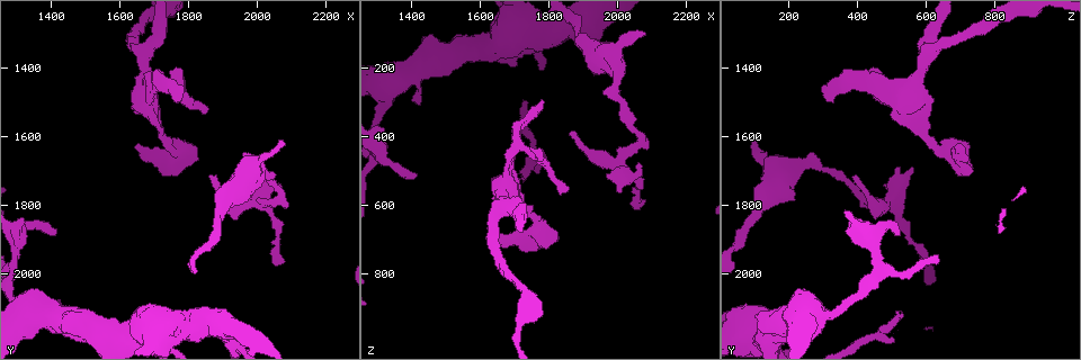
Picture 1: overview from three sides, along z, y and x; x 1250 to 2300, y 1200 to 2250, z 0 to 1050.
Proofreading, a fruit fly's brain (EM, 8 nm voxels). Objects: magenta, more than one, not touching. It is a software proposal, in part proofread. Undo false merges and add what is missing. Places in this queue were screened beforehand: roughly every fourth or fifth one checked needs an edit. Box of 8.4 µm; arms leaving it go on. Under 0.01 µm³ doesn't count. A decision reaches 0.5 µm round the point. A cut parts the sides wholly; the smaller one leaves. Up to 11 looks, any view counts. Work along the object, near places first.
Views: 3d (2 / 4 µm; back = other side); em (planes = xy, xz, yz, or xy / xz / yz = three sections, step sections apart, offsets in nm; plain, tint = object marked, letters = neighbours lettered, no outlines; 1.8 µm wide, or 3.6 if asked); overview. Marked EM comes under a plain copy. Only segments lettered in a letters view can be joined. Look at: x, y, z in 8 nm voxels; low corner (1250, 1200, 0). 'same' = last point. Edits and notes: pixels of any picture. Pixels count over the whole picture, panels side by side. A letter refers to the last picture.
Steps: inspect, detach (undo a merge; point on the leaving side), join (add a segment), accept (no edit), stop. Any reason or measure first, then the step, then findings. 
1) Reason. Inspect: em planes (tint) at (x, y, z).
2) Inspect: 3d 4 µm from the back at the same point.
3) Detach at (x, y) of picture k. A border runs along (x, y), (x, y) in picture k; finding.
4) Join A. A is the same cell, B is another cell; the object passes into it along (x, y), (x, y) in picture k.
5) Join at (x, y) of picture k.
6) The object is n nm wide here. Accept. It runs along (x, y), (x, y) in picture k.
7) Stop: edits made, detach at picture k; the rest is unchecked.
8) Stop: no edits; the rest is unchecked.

An open end. Inspect: 3d 4 µm at (1790, 1460, 290).

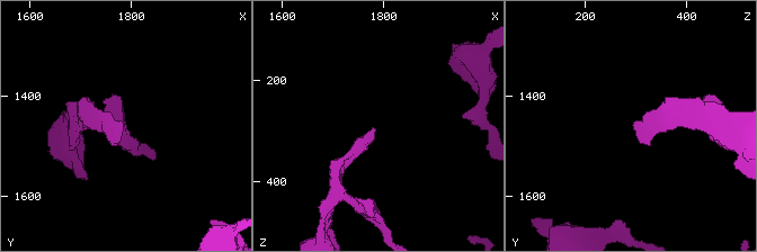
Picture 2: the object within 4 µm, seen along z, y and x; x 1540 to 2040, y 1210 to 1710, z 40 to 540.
Inspect: em 3.6 µm planes (letters) at (1785, 1460, 295).

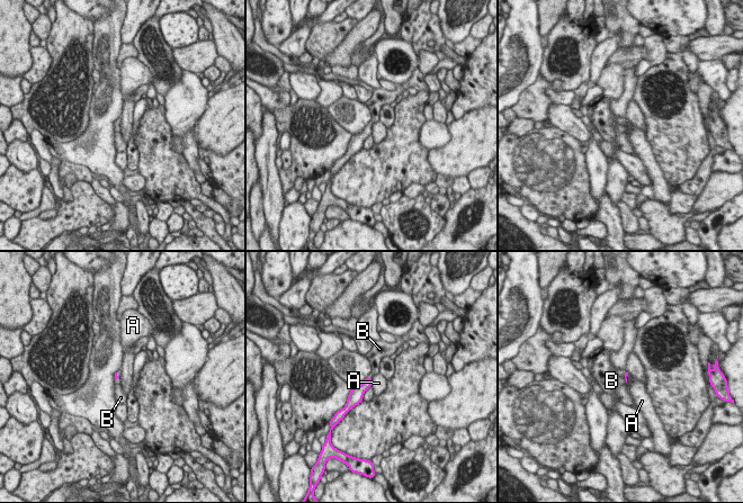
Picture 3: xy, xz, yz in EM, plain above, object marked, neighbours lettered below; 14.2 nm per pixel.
Join B. B is the same cell, A is another cell; the neuron continues.

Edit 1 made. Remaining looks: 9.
Free end. Inspect: 3d 4 µm from the back at (2070, 1615, 90).

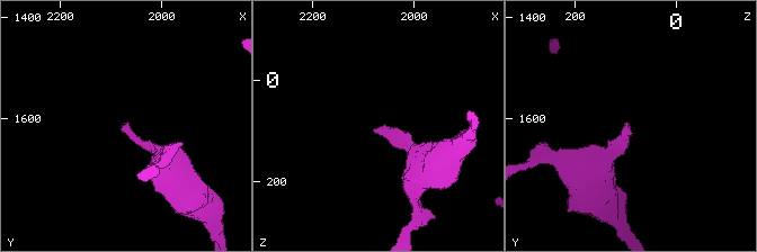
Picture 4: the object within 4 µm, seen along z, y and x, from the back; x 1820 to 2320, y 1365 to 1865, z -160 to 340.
Need the tissue. Inspect: em planes (letters) at (2060, 1615, 95).

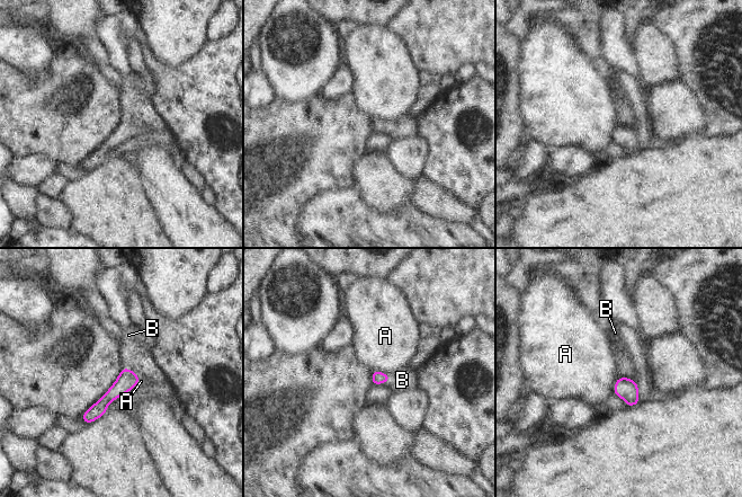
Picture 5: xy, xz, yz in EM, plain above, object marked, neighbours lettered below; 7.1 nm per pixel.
The longest contact is with A, 140 nm. Join B. B is the same cell, A is another cell; the object passes into it along (377, 378), (390, 379), (402, 380) in picture 5; it goes on there.

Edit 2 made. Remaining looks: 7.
Inspect: overview.

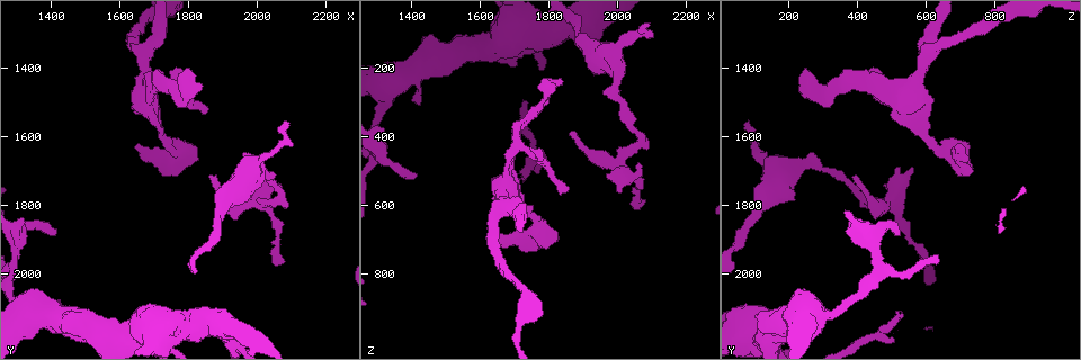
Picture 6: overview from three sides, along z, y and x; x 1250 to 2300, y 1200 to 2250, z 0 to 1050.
Free end. Inspect: em 3.6 µm planes (tint) at (1860, 1710, 395).

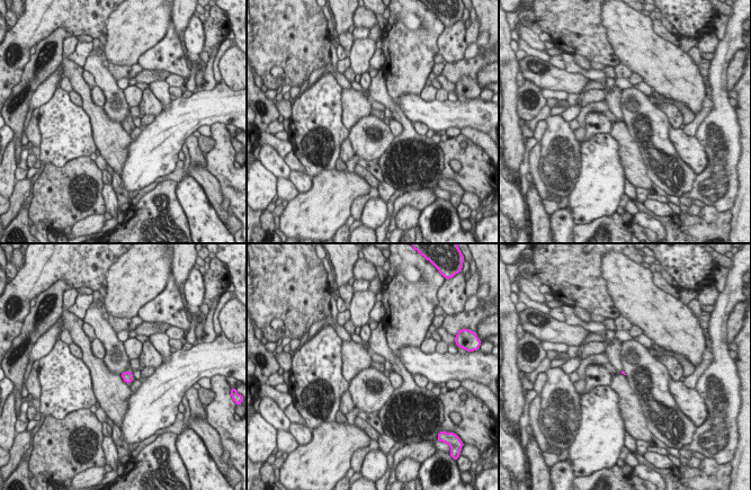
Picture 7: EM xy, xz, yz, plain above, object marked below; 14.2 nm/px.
See the neighbours. Inspect: em 3.6 µm planes (letters) at the same point.

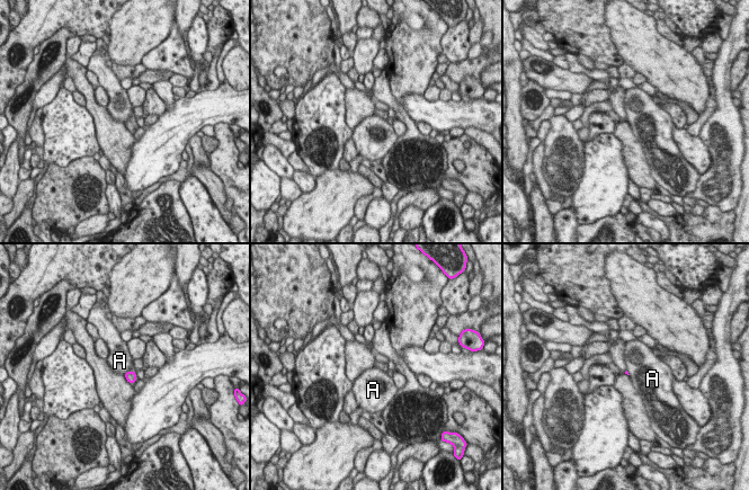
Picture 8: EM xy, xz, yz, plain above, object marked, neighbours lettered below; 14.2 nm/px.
The longest contact is with A, 80 nm. Accept. A is another cell; no lettered segment goes on from it.

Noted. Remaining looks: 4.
Tapers out. Inspect: em planes (letters) at (1725, 2115, 520).

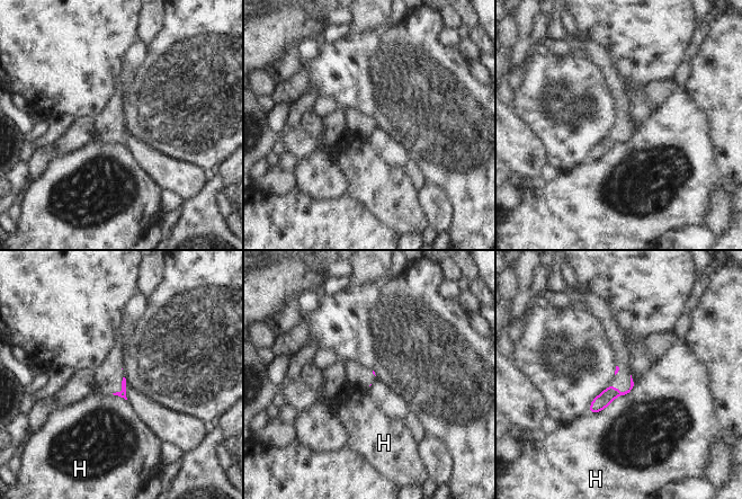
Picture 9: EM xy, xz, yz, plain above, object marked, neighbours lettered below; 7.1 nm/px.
Accept. H is another cell; a border runs along (634, 385), (605, 408), (588, 413) in picture 9; no lettered segment goes on from it.

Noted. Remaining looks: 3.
An open end. Inspect: 3d 2 µm from the back at (1410, 1880, 510).

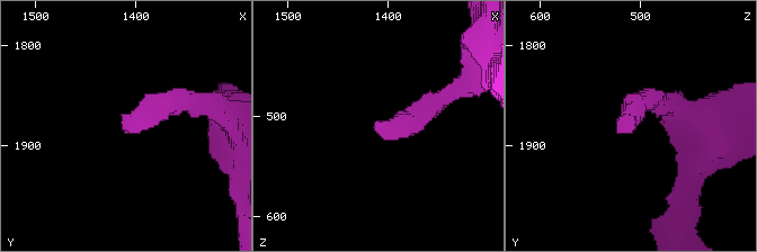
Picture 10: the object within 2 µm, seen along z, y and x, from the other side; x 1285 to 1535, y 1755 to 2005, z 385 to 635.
Inspect: em xy step 8 (letters) at (1414, 1882, 508).

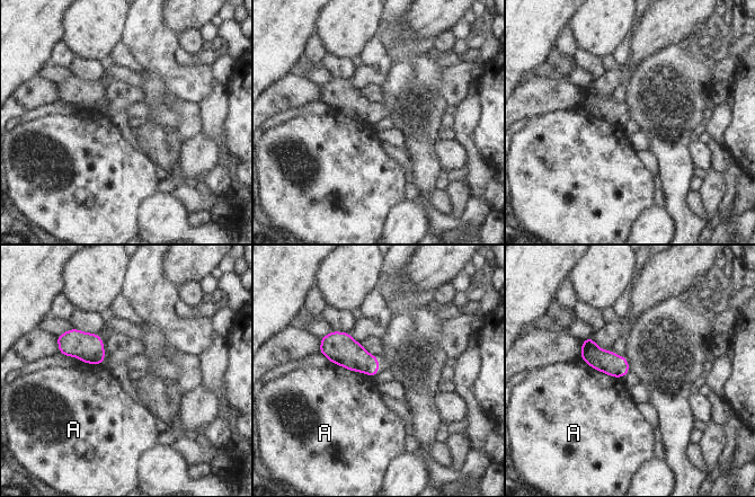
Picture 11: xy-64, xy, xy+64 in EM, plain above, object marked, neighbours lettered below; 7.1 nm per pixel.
Another direction. Inspect: em planes (letters) at the same point.

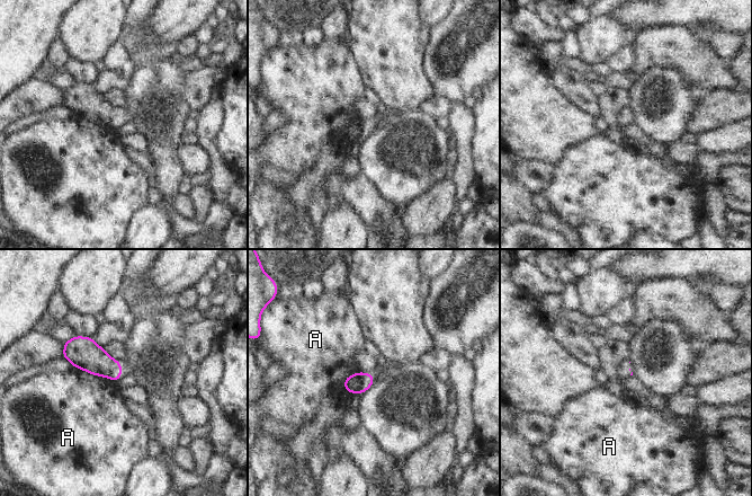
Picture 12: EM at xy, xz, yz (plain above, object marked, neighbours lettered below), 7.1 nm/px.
Accept. A is another cell; a border runs along (73, 366), (108, 377), (115, 382) in picture 12; none of them fits.

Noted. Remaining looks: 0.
Stop: edits made, join at picture 3, join at picture 5; the rest is unchecked.

